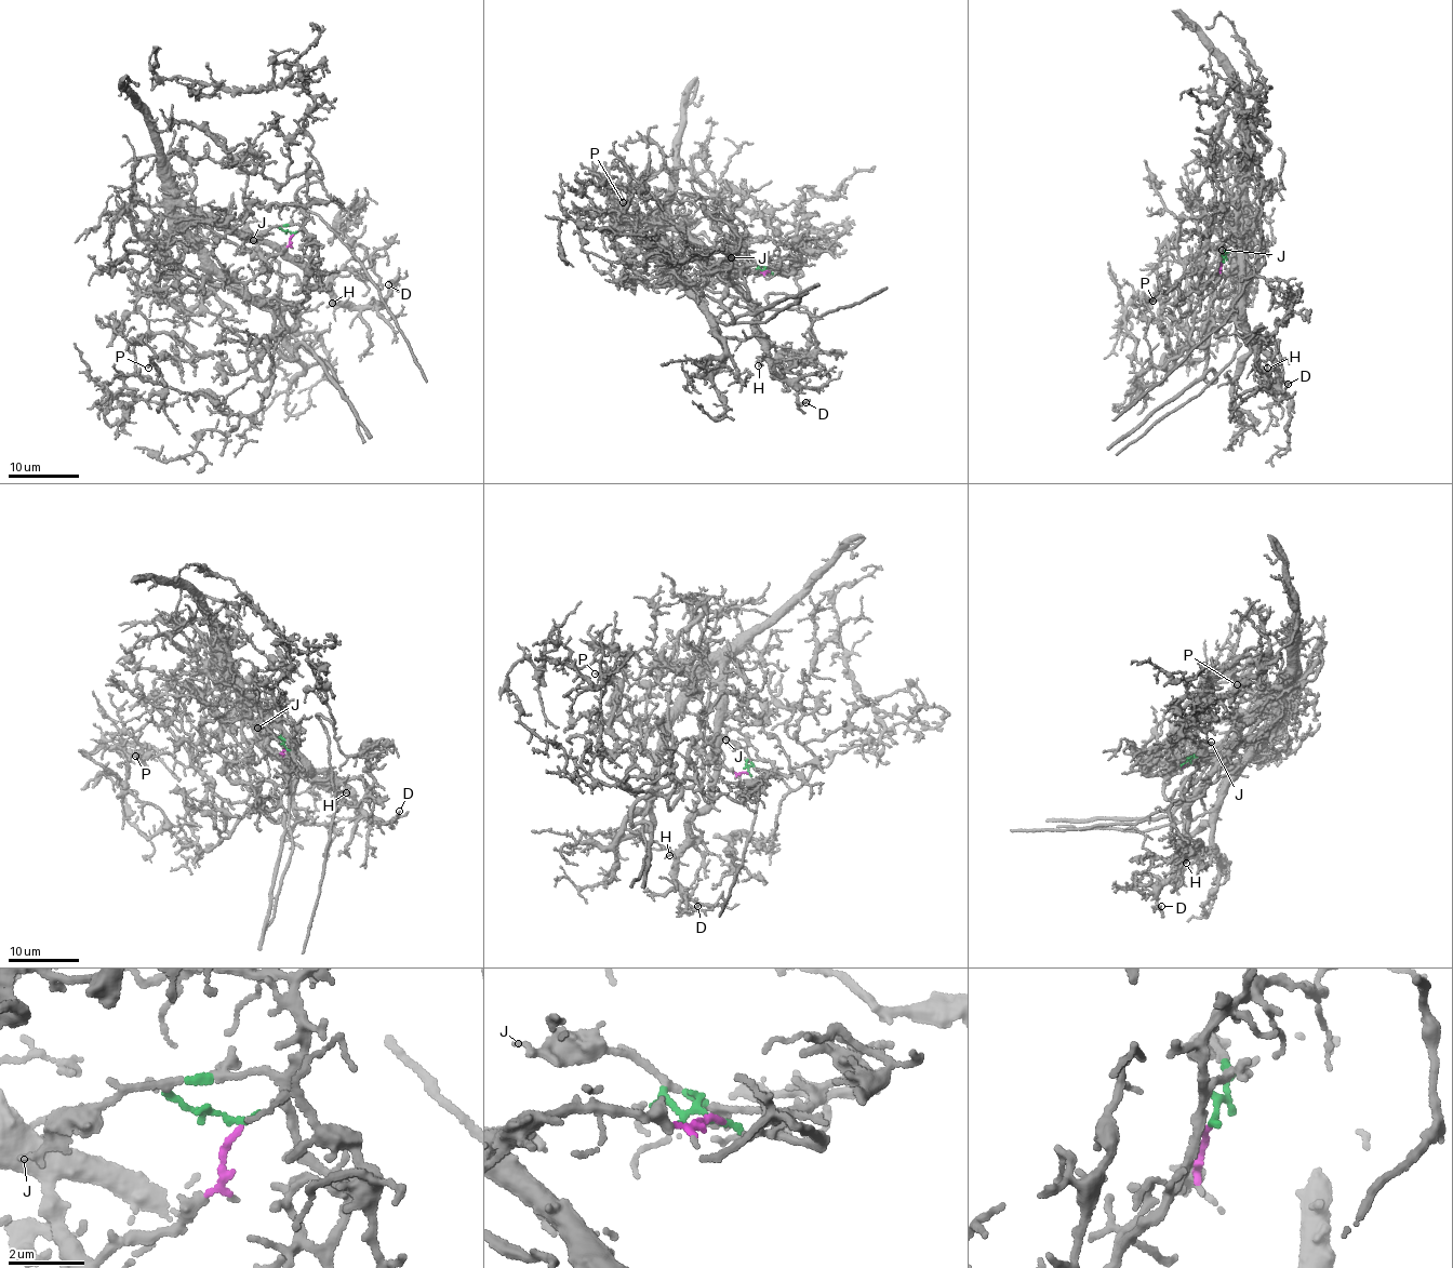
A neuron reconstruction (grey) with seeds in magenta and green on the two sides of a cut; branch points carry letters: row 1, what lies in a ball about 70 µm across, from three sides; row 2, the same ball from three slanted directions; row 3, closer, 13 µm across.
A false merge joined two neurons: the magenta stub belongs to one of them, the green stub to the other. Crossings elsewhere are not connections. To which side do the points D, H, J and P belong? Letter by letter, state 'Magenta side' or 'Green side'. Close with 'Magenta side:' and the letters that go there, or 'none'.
D: Magenta side
H: Magenta side
J: Green side
P: Green side
Magenta side: D, H

